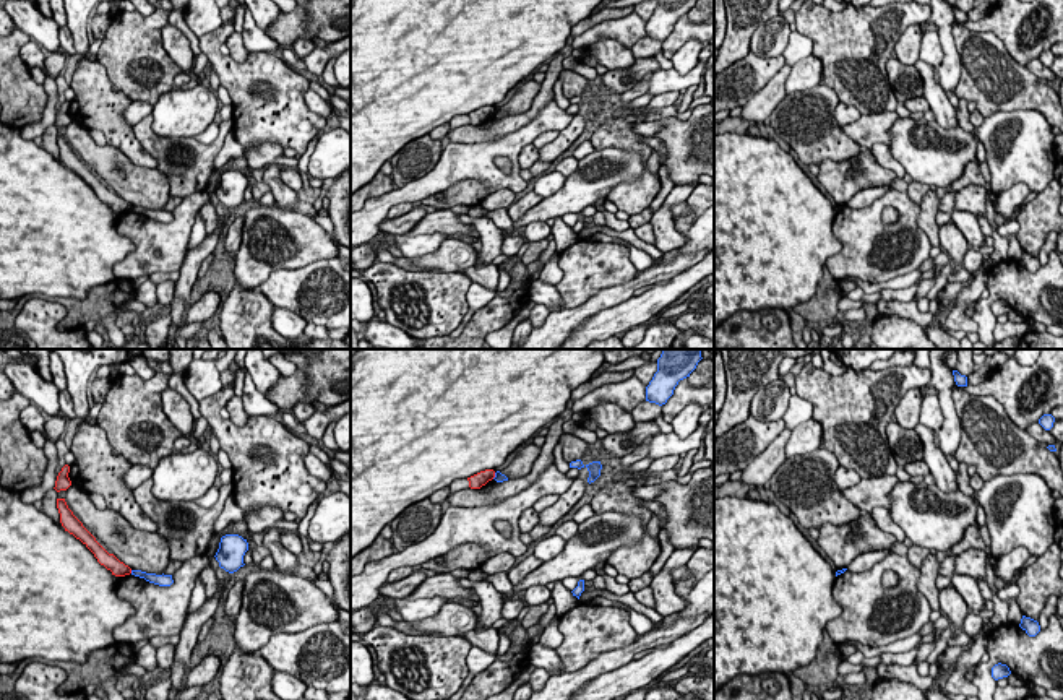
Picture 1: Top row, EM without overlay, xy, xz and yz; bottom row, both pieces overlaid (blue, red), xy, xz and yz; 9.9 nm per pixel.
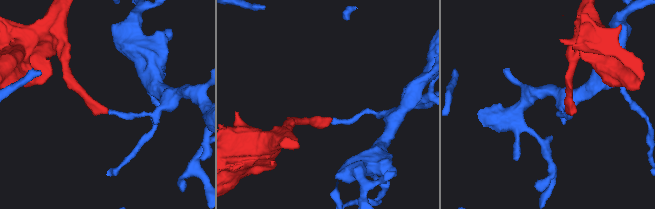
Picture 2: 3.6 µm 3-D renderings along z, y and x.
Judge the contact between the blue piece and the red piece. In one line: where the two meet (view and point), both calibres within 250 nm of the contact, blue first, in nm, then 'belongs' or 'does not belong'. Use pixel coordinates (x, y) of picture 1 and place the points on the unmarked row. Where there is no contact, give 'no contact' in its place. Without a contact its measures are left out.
meets blue in xz at (495, 112); 90 nm thick on the blue side, 140 nm on the other; does not belong

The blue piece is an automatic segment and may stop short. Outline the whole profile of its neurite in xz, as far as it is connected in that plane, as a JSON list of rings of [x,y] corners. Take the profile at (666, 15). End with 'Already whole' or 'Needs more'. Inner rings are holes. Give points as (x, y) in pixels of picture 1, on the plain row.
[[[657,0],[657,8],[646,23],[646,37],[659,42],[674,31],[680,16],[690,13],[698,0]]]. Already whole

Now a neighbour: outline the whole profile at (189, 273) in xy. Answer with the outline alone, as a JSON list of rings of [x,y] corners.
[[[217,221],[217,227],[211,234],[208,234],[200,245],[188,250],[182,263],[182,268],[179,270],[180,276],[179,276],[179,281],[175,283],[174,296],[182,299],[185,307],[188,307],[190,304],[192,287],[198,279],[198,270],[201,261],[208,255],[211,255],[217,245],[219,226],[221,226],[221,221]]]

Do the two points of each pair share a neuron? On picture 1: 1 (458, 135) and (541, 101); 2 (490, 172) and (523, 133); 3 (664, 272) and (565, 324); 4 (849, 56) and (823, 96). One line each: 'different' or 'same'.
1: same
2: same
3: same
4: different

